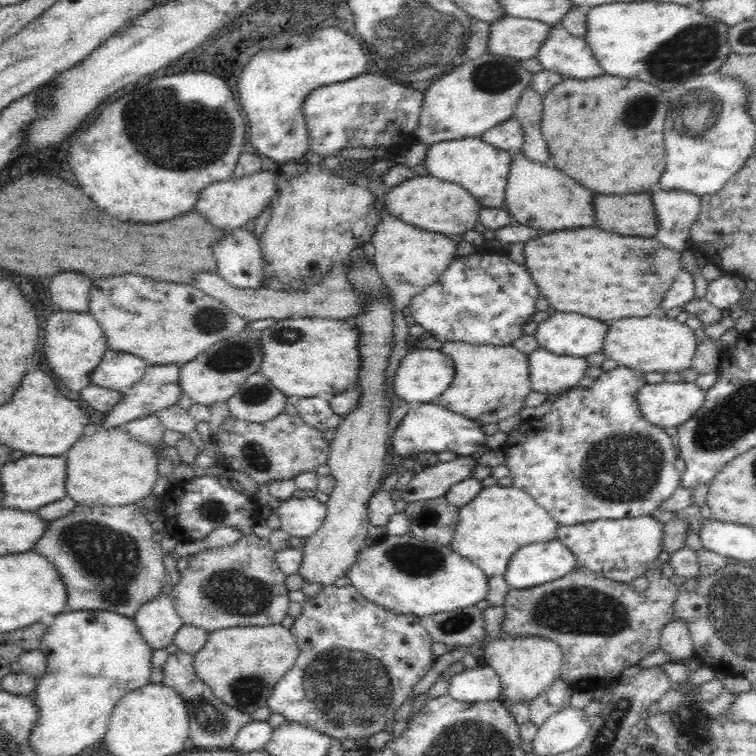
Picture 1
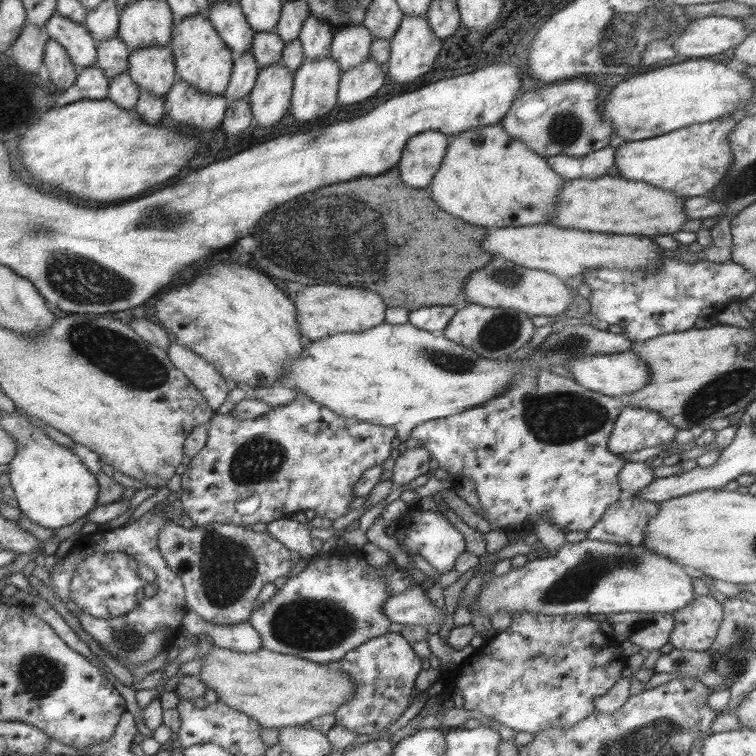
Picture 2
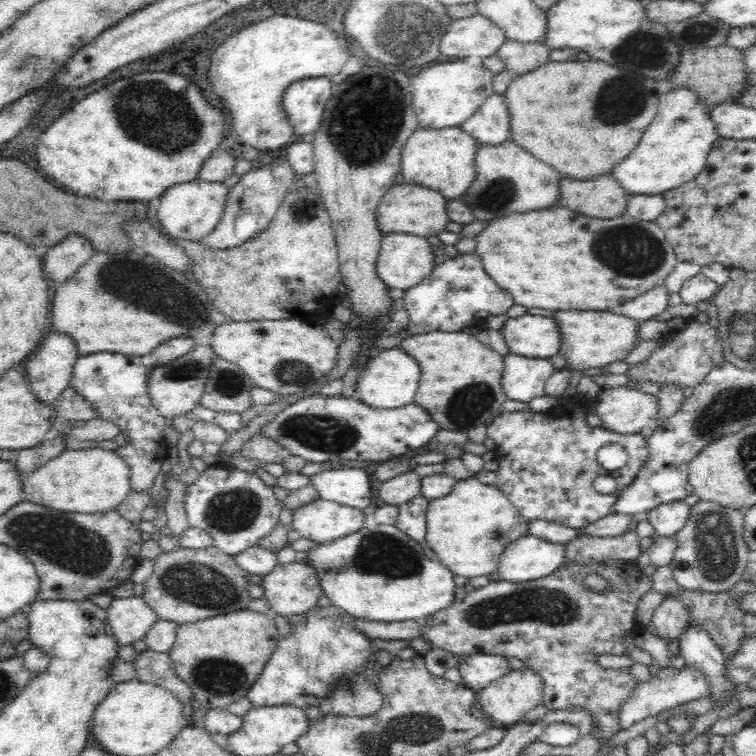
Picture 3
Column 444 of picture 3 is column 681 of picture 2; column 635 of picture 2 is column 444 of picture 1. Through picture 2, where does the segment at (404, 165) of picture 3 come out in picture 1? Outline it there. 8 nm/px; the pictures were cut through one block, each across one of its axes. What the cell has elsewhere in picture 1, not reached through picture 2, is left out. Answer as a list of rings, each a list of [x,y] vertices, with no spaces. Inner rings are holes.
[[[478,137],[442,141],[428,145],[424,168],[430,176],[465,188],[482,207],[502,207],[507,172],[512,154],[499,150]]]

